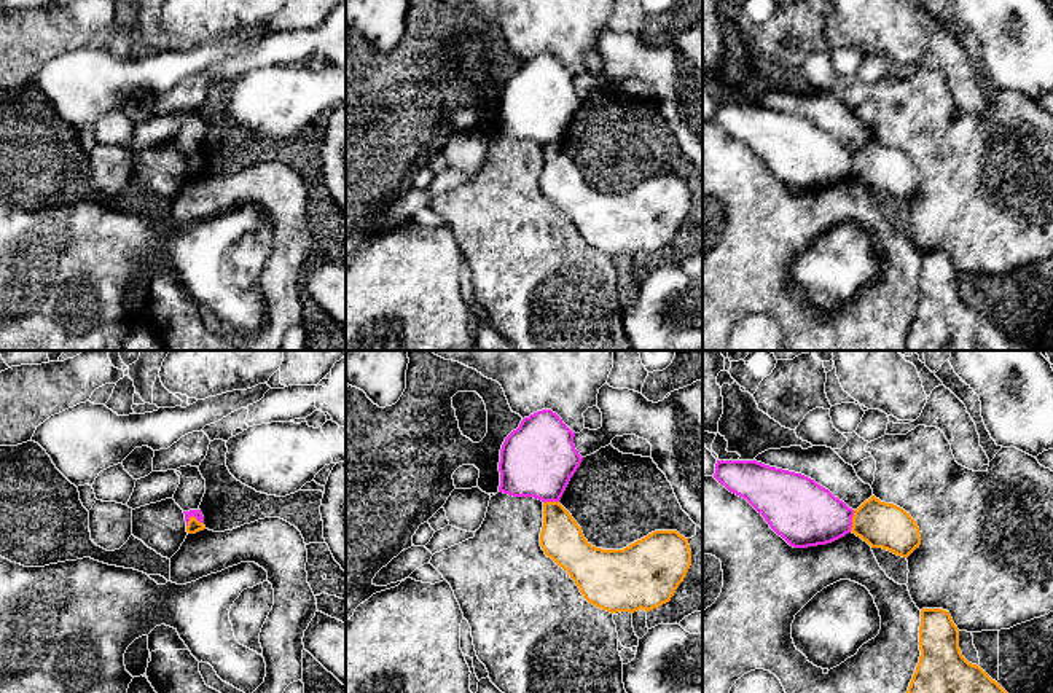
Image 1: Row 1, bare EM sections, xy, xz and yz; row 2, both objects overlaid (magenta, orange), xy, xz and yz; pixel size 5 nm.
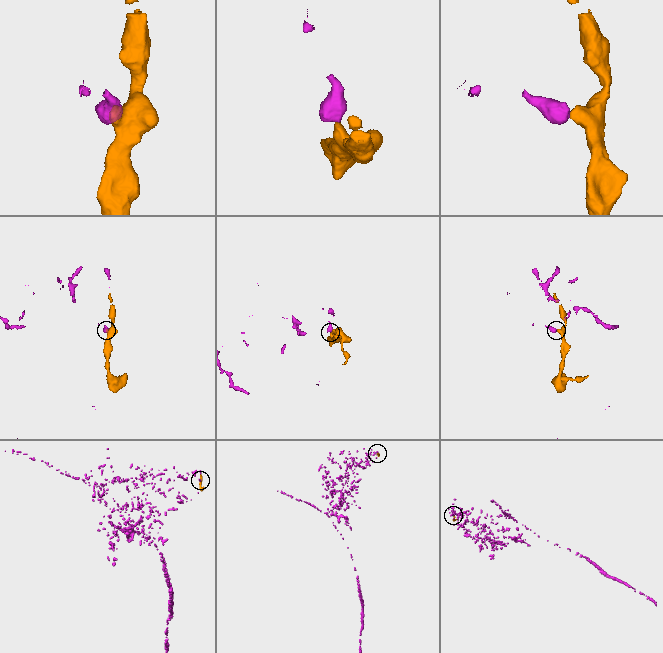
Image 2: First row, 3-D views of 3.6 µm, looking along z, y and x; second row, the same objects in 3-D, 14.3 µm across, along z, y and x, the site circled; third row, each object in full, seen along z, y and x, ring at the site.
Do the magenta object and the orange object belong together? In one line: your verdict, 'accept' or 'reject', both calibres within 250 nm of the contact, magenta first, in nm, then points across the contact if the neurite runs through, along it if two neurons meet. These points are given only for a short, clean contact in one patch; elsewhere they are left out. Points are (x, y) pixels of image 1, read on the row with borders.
reject | 50/70 nm | along xy (203, 523), (191, 516), (187, 526)

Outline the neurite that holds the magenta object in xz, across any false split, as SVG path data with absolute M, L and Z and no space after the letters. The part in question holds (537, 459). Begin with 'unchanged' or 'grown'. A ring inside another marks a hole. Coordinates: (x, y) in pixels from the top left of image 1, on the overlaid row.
unchanged; M551 409L524 417L502 444L499 492L559 502L583 460L573 437Z

